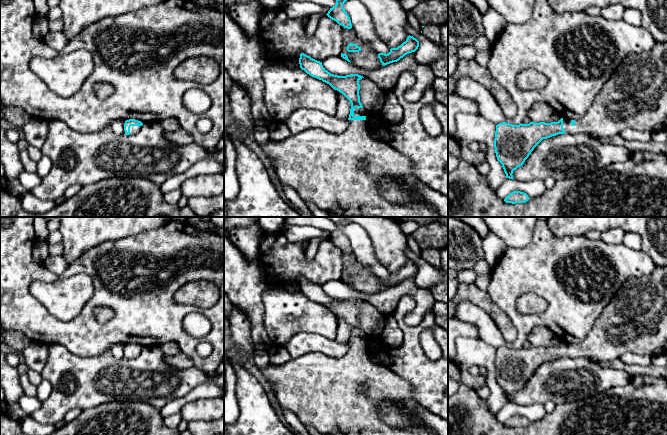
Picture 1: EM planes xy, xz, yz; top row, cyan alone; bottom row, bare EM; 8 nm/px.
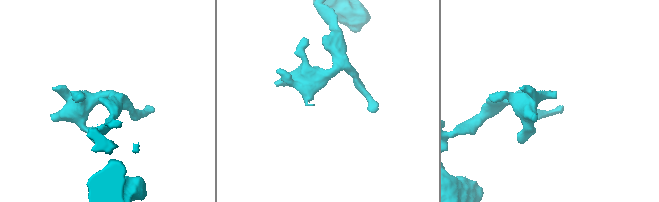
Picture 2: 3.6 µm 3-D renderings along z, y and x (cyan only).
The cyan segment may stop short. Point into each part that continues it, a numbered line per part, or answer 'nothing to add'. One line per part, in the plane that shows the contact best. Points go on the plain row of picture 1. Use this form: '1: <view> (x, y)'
1: xz (363, 335)

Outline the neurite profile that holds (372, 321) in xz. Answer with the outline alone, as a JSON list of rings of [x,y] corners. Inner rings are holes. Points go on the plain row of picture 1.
[[[365,301],[359,304],[359,308],[359,320],[362,330],[367,335],[380,336],[384,330],[386,315]]]

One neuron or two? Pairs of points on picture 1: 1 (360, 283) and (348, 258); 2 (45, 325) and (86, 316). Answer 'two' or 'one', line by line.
1: one
2: one

